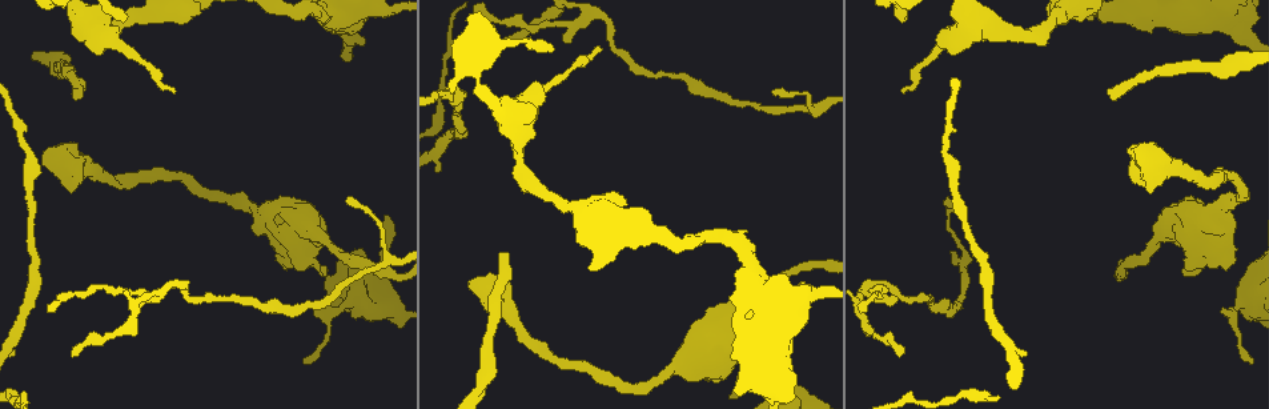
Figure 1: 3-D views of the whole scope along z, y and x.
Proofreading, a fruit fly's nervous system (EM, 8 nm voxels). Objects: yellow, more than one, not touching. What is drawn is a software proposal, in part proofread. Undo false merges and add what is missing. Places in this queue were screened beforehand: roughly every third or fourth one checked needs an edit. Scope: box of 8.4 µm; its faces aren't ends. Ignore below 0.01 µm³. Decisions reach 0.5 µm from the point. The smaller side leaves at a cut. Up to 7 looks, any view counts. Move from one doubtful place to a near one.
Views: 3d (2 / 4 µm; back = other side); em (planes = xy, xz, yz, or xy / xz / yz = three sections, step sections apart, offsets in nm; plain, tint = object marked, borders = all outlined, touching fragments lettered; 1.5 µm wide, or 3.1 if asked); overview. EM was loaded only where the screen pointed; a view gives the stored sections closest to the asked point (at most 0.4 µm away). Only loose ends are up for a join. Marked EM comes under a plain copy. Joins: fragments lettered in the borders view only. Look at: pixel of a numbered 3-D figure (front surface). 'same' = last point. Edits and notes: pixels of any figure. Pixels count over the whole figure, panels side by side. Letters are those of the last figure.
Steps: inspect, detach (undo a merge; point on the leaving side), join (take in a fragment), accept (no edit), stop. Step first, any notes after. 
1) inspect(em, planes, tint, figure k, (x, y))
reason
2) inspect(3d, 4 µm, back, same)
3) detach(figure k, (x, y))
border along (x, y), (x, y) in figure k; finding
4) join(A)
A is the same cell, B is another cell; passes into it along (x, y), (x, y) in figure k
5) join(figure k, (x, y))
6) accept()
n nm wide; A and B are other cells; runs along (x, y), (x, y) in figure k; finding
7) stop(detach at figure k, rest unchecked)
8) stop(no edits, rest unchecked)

inspect(3d, 2 µm, back, figure 1, (171, 90))
branch stops here

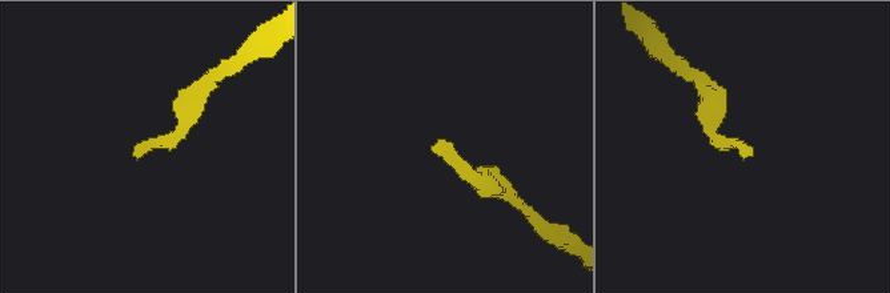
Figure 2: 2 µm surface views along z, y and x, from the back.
inspect(em, planes, borders, figure 2, (744, 157))

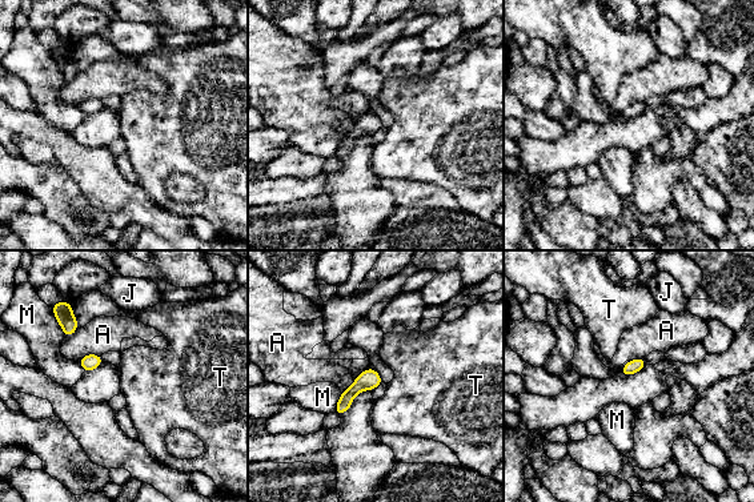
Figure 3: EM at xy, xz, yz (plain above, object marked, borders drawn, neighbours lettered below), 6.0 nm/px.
accept()
80 nm wide; A touches over 220 nm; A, J, M and T are other cells; no lettered fragment goes on from it

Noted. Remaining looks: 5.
inspect(em, yz, step 8, tint, figure 1, (387, 259))
sharp bend

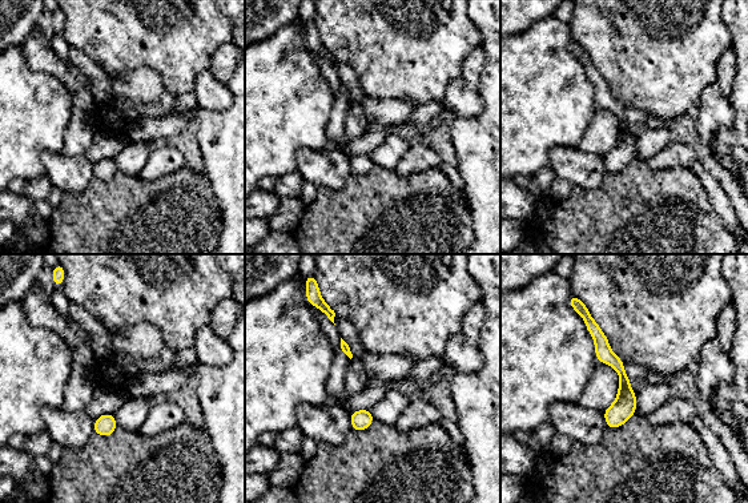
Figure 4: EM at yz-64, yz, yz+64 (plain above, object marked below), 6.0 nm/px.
inspect(em, planes, borders, same)
cut it another way

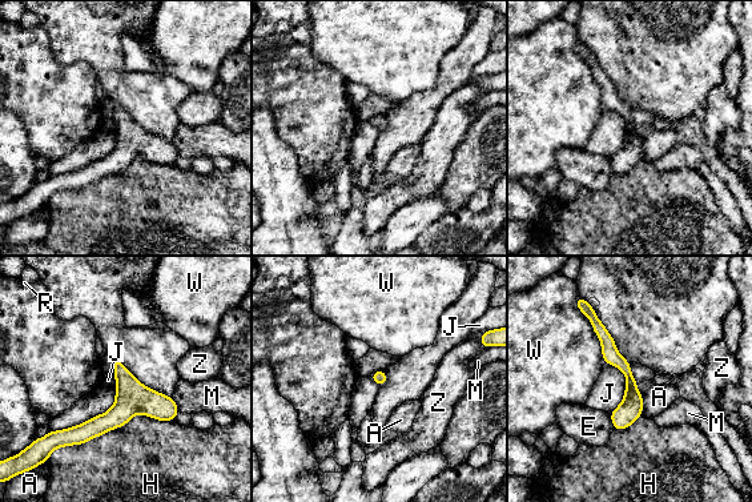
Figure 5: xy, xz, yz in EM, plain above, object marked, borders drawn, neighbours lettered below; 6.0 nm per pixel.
accept()
A, E, H, J, M, R, W and Z are other cells; border along (172, 420), (135, 414), (55, 450) in figure 5; continuous, no second neuron

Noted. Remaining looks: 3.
inspect(3d, 4 µm, figure 1, (74, 88))
free end

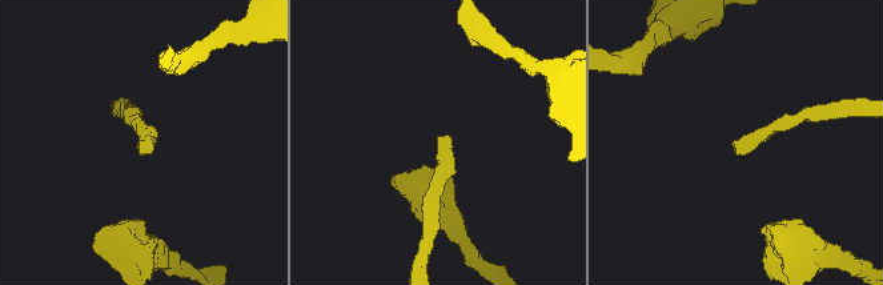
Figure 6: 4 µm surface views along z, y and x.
inspect(em, xz, step 8, tint, figure 6, (140, 140))
shape alone is not enough

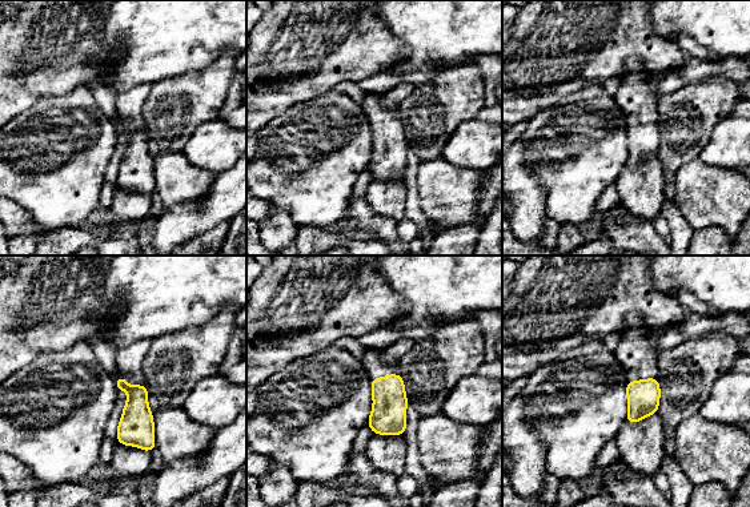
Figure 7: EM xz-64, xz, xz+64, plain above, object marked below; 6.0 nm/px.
inspect(em, planes, borders, same)

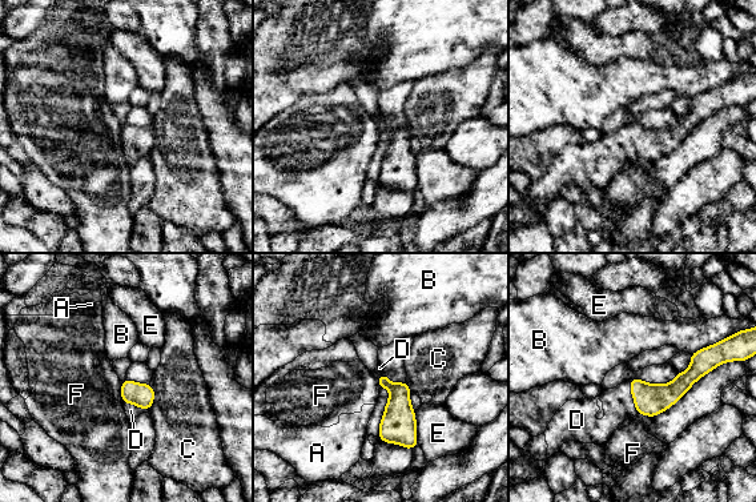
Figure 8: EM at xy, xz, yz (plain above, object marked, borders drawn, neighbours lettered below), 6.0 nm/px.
join(D)
D touches over 220 nm; D is the same cell, A, B, C, E and F are other cells; it goes on there

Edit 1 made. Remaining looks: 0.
stop(join at figure 8, rest unchecked)

